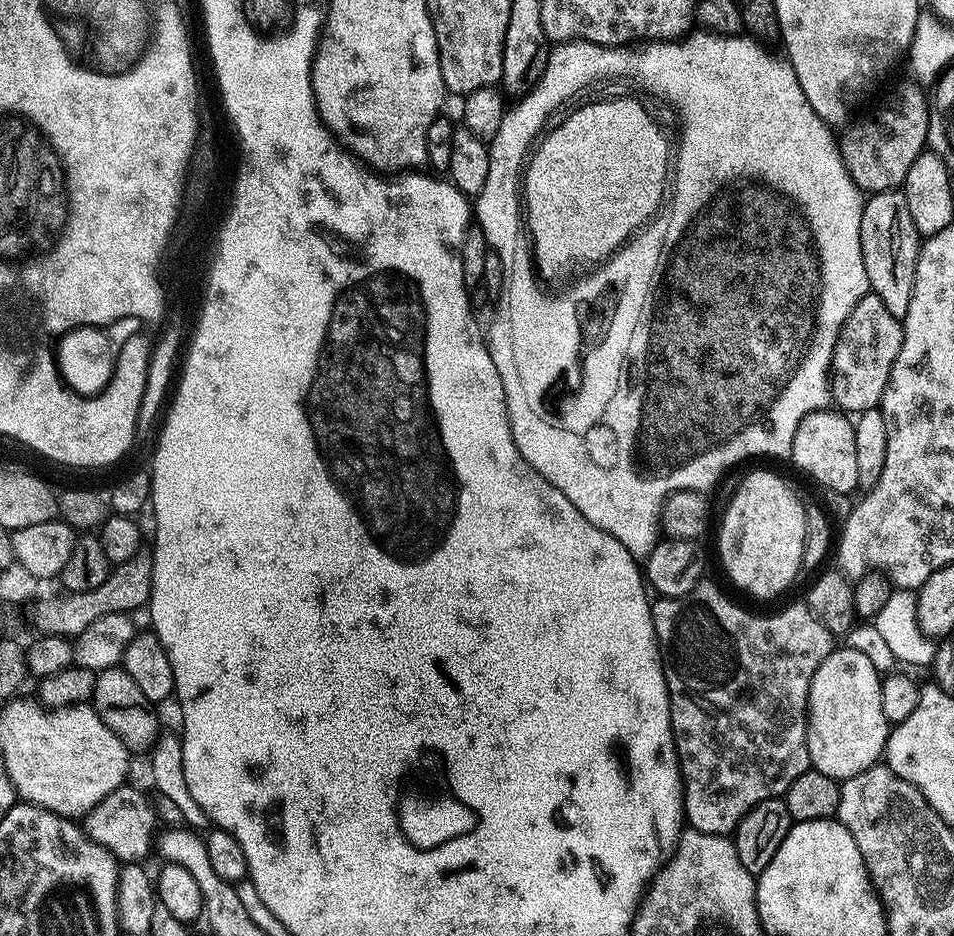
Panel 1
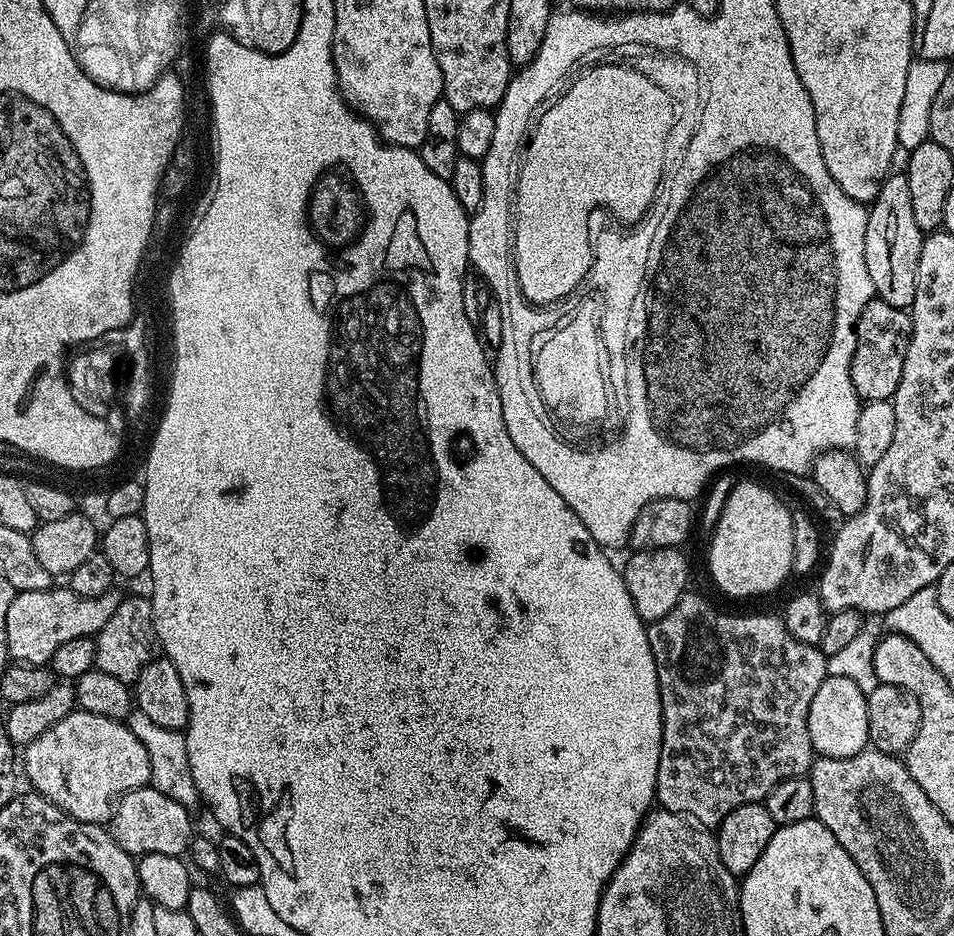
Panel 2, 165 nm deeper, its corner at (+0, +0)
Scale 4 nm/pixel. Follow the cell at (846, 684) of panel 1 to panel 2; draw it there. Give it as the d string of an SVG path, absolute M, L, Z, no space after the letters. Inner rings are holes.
M826 677L818 686L818 694L814 694L814 702L810 702L808 729L813 753L817 757L850 758L869 747L867 705L867 695L850 678Z

